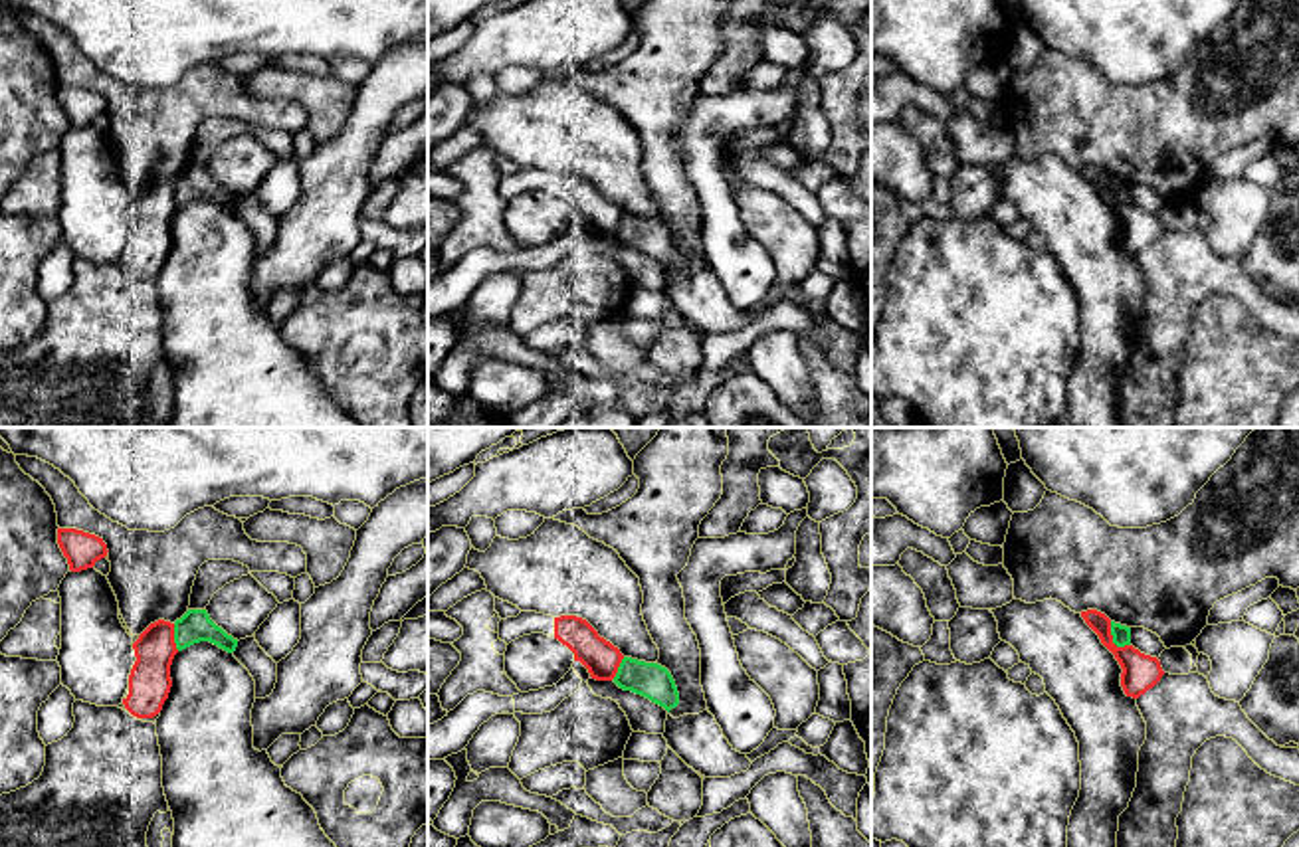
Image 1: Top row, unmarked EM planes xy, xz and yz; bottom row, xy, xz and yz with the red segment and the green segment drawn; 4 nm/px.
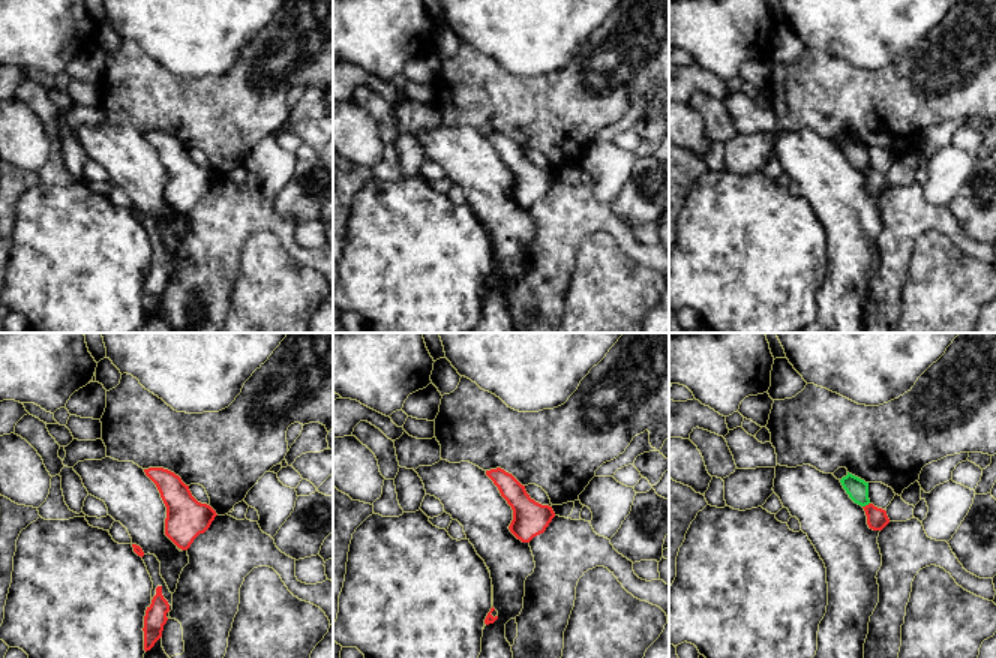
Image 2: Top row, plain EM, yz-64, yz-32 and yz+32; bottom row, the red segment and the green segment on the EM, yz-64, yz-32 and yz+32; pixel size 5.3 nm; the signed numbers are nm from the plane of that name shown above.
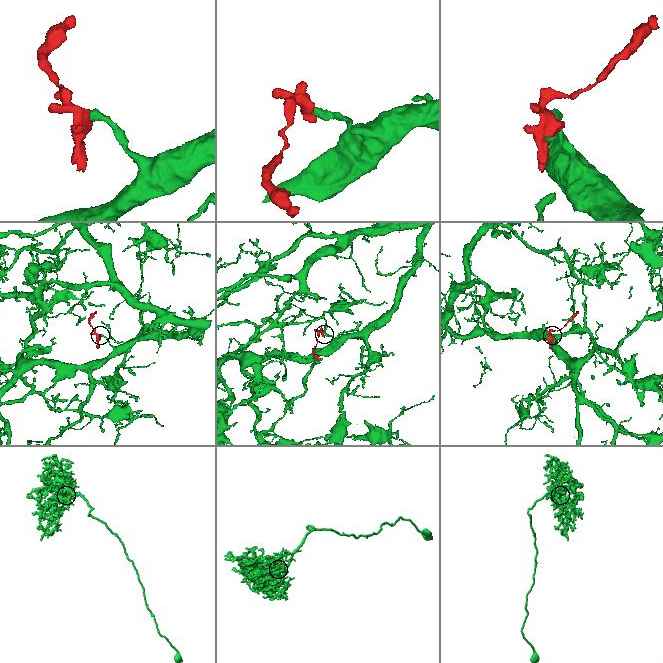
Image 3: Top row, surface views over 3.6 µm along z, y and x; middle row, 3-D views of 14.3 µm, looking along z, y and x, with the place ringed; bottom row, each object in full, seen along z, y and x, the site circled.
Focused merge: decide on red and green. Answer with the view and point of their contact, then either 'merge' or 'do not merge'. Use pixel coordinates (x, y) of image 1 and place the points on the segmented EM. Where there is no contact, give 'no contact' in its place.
yz (1111, 640) | do not merge

